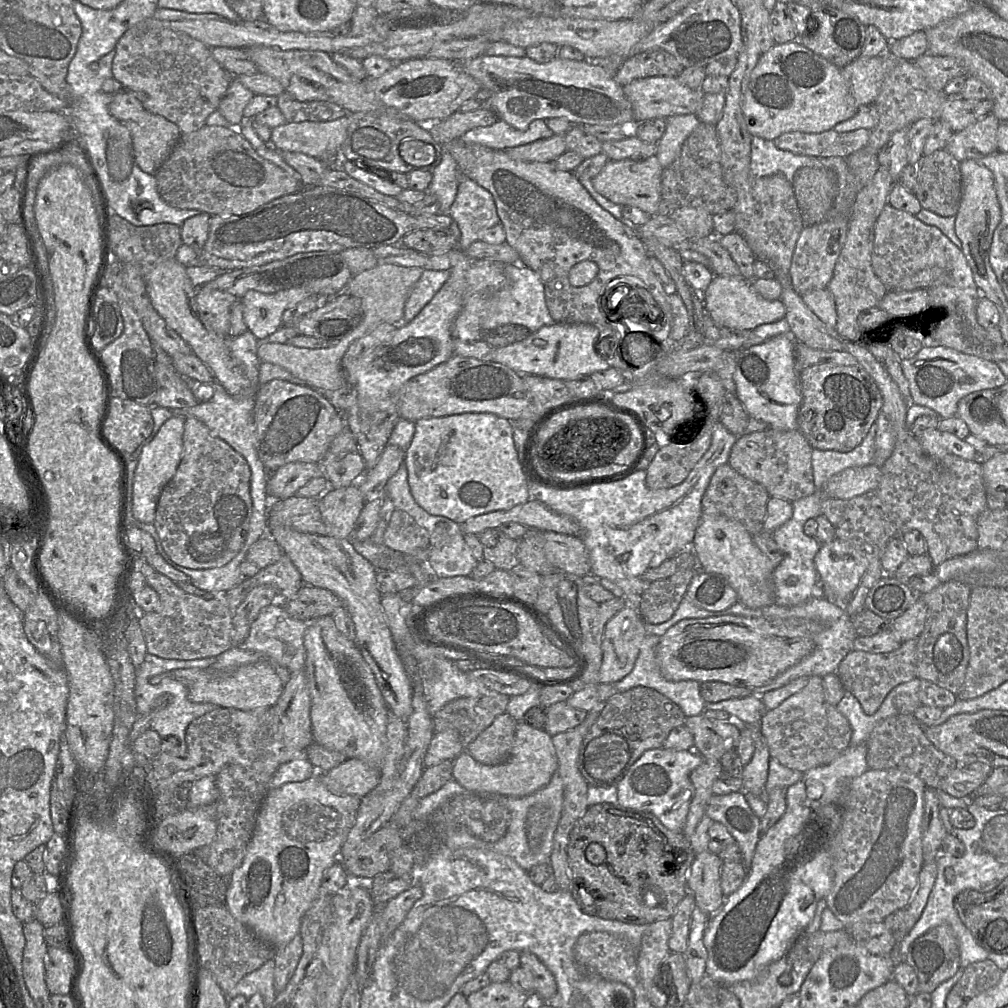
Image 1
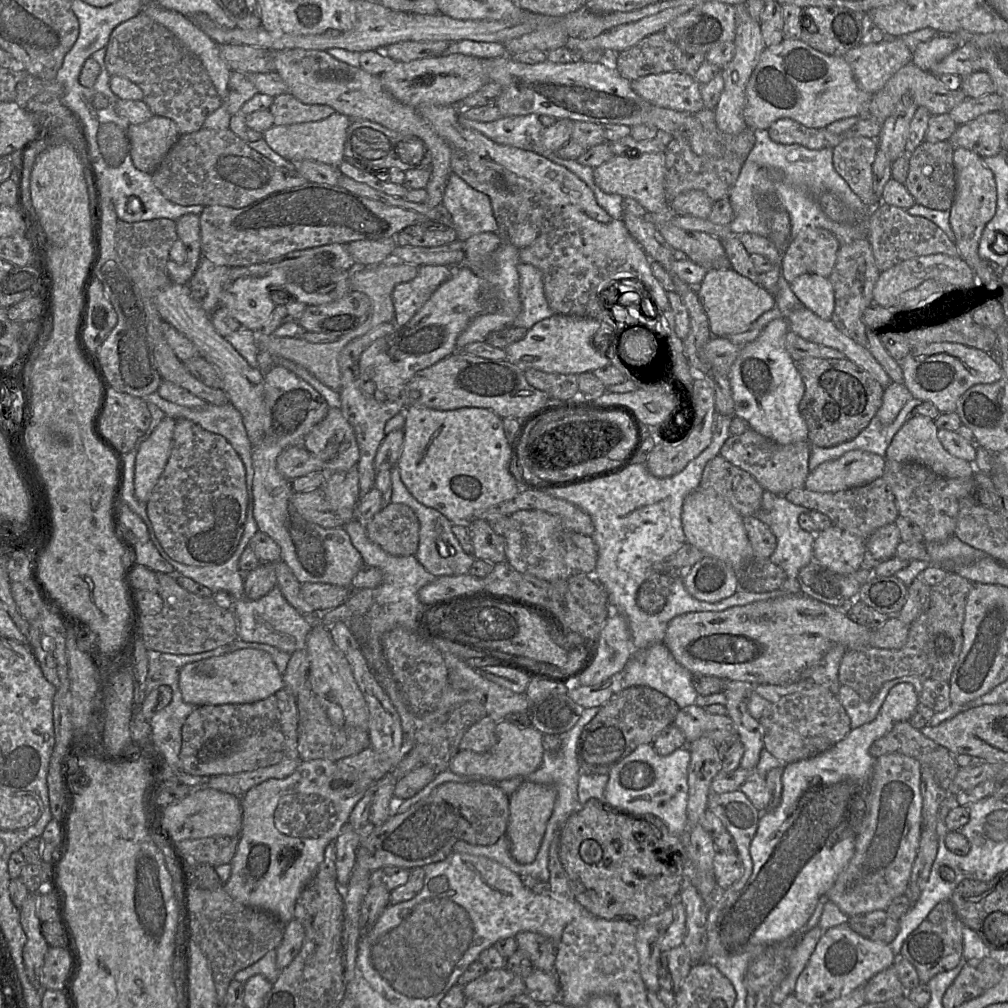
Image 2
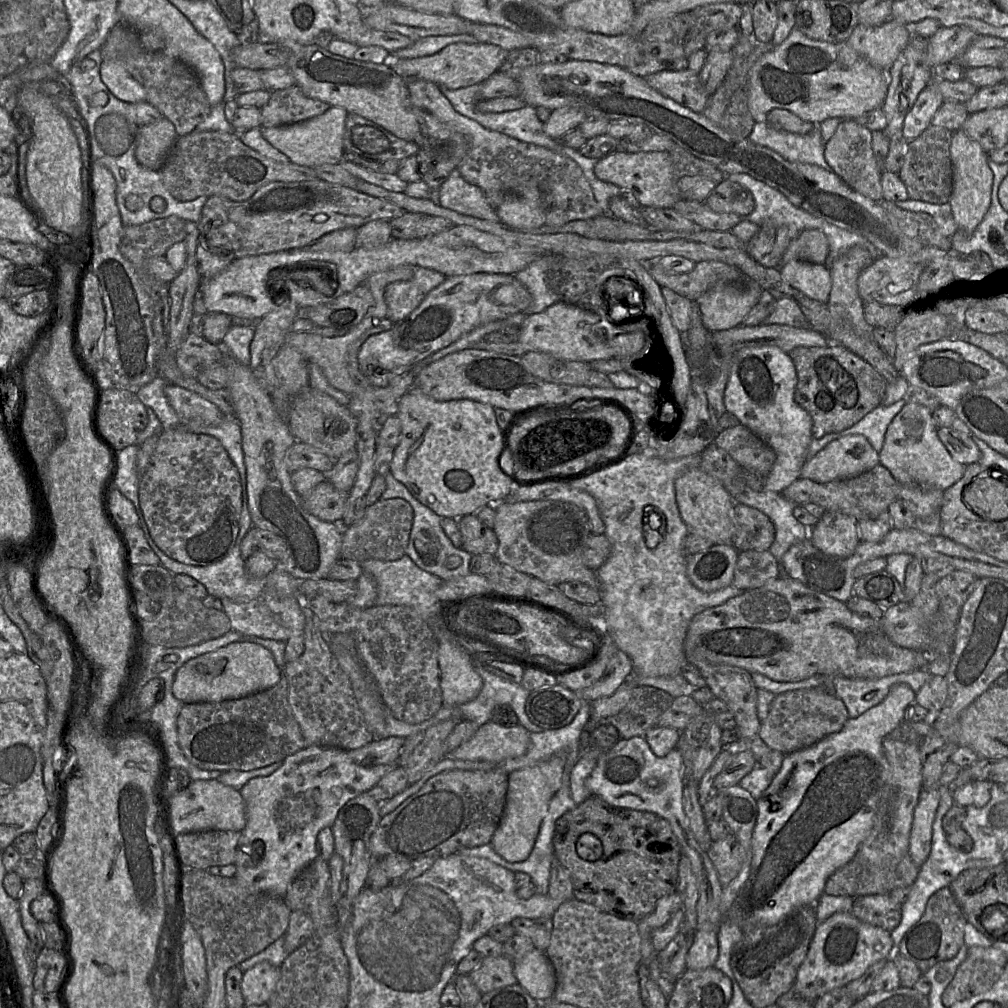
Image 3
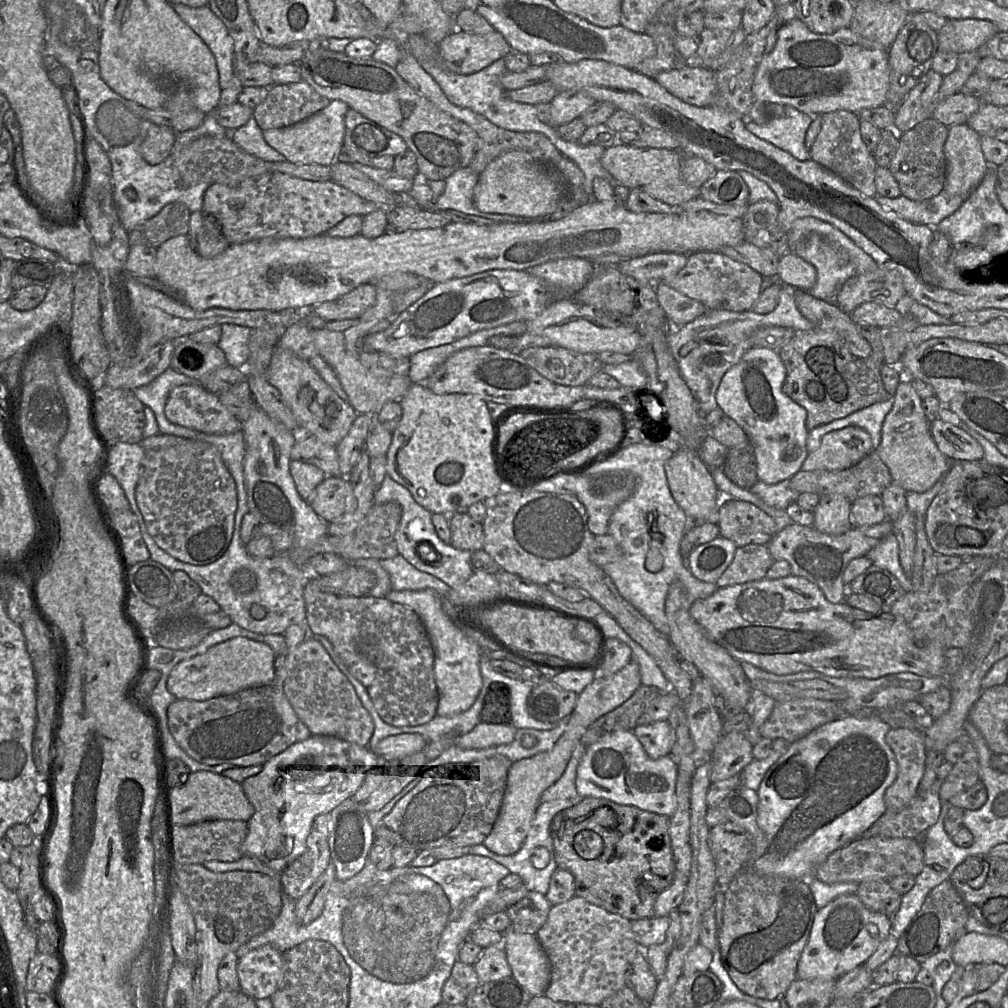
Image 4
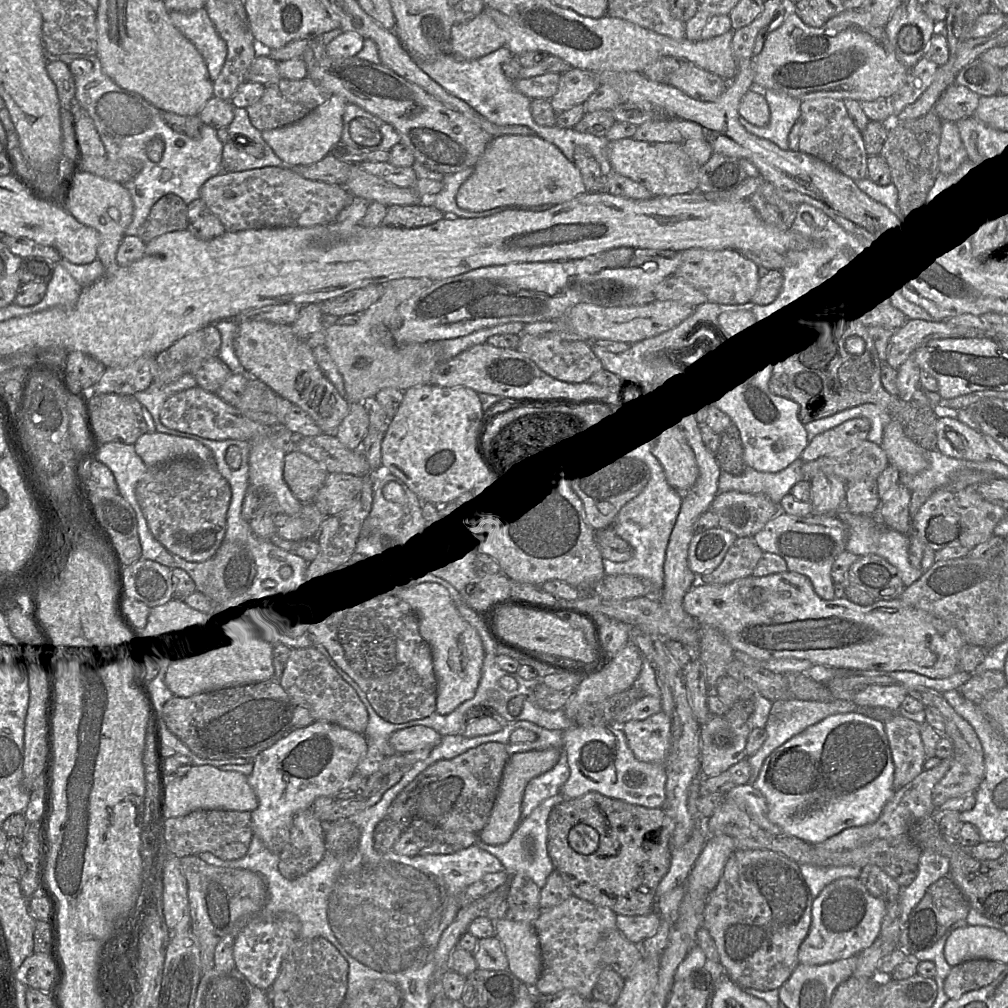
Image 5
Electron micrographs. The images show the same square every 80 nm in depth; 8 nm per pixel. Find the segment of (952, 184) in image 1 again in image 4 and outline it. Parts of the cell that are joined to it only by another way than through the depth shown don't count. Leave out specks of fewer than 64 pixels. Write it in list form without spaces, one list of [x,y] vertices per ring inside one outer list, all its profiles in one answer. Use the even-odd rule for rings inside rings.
[[[932,116],[899,134],[899,144],[888,168],[905,197],[914,201],[925,201],[944,190],[946,180],[944,145],[947,136],[948,127]]]

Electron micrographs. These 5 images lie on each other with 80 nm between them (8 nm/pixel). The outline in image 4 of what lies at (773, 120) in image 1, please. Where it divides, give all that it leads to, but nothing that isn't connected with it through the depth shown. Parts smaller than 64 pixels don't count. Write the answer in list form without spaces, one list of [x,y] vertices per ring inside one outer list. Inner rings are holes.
[[[796,17],[778,31],[775,47],[759,61],[754,73],[752,93],[756,102],[789,105],[816,117],[837,110],[858,114],[863,109],[884,105],[889,84],[888,50],[855,33],[850,26],[832,34],[817,34]]]

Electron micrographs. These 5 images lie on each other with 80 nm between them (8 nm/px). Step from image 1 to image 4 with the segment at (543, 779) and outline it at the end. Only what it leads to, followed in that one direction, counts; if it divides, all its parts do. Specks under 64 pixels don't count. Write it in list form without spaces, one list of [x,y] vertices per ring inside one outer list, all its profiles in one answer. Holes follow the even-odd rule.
[[[480,722],[470,732],[455,737],[455,745],[463,749],[485,749],[509,744],[515,735],[513,725]]]

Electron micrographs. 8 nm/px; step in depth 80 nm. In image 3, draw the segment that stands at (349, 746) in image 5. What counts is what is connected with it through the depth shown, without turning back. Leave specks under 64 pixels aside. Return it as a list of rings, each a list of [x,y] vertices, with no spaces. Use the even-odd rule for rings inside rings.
[[[306,746],[298,752],[285,758],[280,767],[272,774],[263,777],[256,777],[250,779],[240,790],[242,798],[245,803],[246,810],[246,825],[241,831],[241,836],[238,841],[235,857],[236,872],[235,877],[239,883],[250,891],[260,891],[262,893],[270,894],[276,897],[284,898],[289,885],[297,877],[297,875],[314,859],[319,856],[317,847],[317,835],[326,827],[332,827],[339,810],[351,799],[368,792],[373,788],[380,779],[388,772],[397,768],[397,764],[390,765],[377,765],[371,767],[361,766],[352,761],[348,755],[348,752],[338,748],[332,747],[320,747],[320,746]]]

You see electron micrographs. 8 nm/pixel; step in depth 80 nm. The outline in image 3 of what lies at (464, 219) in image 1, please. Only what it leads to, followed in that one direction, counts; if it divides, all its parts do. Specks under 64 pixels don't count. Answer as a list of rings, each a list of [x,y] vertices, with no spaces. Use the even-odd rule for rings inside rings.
[[[454,169],[440,187],[439,205],[474,218],[499,222],[495,209],[478,186],[468,183]]]

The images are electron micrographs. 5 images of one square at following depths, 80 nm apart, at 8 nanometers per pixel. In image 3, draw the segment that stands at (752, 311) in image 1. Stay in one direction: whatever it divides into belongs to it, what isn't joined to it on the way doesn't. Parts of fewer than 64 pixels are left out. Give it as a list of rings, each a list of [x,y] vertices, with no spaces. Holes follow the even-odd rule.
[[[717,284],[704,292],[696,304],[704,326],[714,333],[743,325],[758,302],[737,286]]]

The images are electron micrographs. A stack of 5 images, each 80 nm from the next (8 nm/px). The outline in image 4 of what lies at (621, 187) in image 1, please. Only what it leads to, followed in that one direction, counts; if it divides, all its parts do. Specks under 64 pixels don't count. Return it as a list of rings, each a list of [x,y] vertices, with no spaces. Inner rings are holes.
[[[615,144],[604,150],[601,165],[616,183],[629,189],[640,189],[656,200],[671,206],[680,206],[699,196],[699,189],[687,184],[681,176],[682,158],[679,150]]]

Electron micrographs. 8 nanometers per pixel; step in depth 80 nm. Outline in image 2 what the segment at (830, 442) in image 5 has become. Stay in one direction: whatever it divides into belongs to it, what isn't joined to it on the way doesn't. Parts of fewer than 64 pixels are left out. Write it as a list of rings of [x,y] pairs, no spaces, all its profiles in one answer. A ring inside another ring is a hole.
[[[851,450],[810,471],[805,487],[814,492],[839,492],[864,486],[883,476],[886,459],[880,455]]]

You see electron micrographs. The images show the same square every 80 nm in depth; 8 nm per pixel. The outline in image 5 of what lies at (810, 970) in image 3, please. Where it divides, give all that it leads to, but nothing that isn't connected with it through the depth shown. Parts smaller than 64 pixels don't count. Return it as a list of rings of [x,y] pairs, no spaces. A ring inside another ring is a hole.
[[[859,878],[831,882],[813,899],[811,925],[799,948],[799,963],[822,965],[860,954],[878,938],[885,913],[885,902],[872,896]]]

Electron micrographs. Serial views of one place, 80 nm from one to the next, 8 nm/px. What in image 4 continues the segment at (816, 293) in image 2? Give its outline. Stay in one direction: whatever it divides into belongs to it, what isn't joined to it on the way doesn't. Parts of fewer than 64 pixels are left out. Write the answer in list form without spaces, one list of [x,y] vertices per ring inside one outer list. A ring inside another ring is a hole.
[[[782,253],[778,264],[778,280],[796,289],[809,291],[817,279],[816,268],[797,255]]]

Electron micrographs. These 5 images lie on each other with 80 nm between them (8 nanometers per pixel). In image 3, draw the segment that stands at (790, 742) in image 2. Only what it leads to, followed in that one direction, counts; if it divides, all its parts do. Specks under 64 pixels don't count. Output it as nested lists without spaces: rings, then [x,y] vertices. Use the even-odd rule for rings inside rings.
[[[825,688],[789,691],[776,696],[768,716],[761,722],[758,735],[771,750],[788,755],[841,731],[849,718],[845,704]]]

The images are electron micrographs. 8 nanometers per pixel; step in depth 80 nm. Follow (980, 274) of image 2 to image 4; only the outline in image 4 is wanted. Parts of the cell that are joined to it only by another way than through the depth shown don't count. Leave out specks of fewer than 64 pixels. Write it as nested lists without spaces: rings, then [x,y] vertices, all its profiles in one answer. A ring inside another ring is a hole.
[[[968,124],[948,127],[944,145],[946,159],[945,191],[964,199],[983,180],[988,163],[983,155],[980,136]]]

